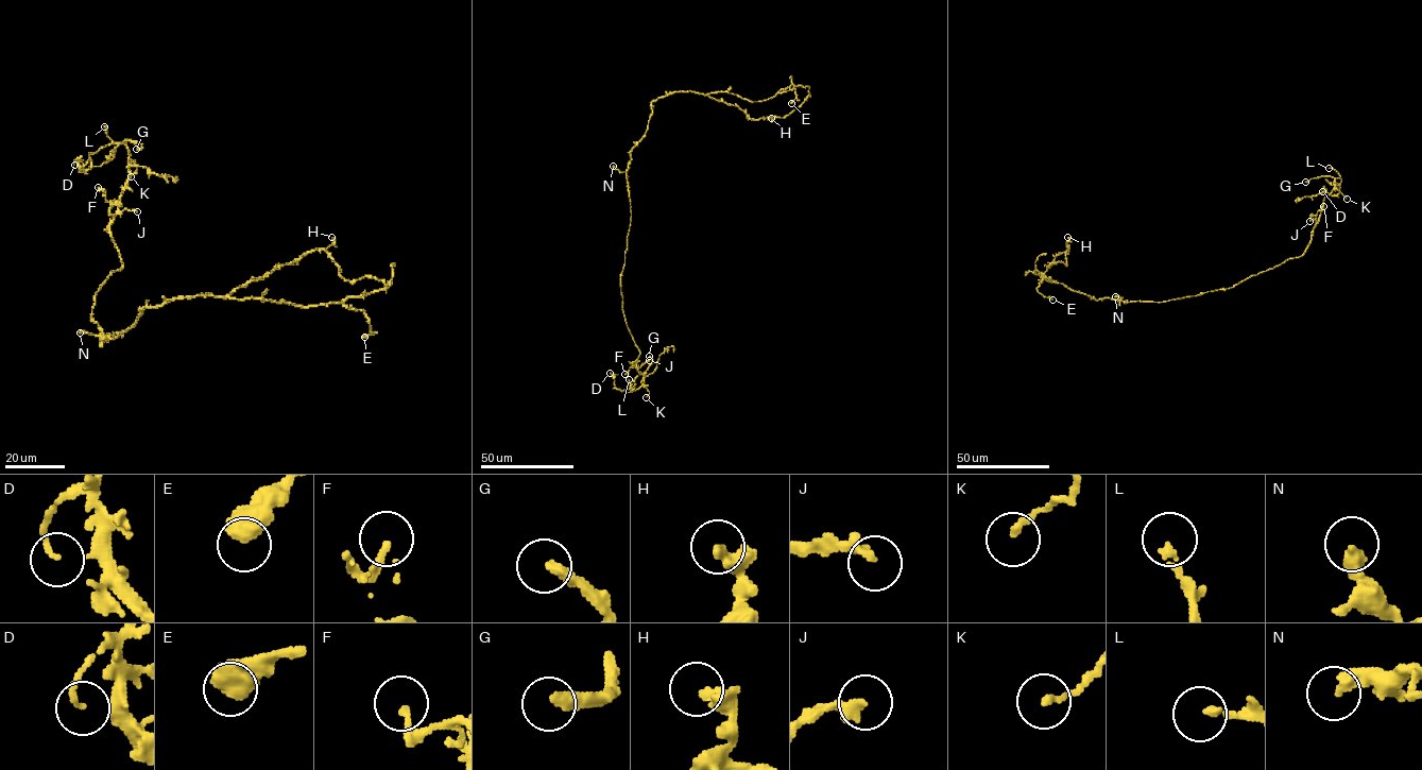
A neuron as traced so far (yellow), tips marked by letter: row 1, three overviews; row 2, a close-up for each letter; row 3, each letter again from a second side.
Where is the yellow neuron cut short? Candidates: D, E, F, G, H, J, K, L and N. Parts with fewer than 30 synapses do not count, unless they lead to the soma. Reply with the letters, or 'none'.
G, L

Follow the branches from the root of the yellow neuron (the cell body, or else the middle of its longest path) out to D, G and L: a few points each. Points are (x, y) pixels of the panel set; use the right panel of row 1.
D: (1158, 302), (1230, 288), (1301, 256), (1324, 198), (1333, 189), (1335, 178), (1341, 180), (1337, 194), (1322, 191)
G: (1158, 302), (1230, 288), (1301, 256), (1309, 241), (1324, 198), (1335, 185), (1334, 178), (1330, 176), (1305, 182)
L: (1158, 302), (1230, 288), (1301, 256), (1309, 241), (1324, 198), (1333, 189), (1335, 178), (1340, 176), (1329, 168)

